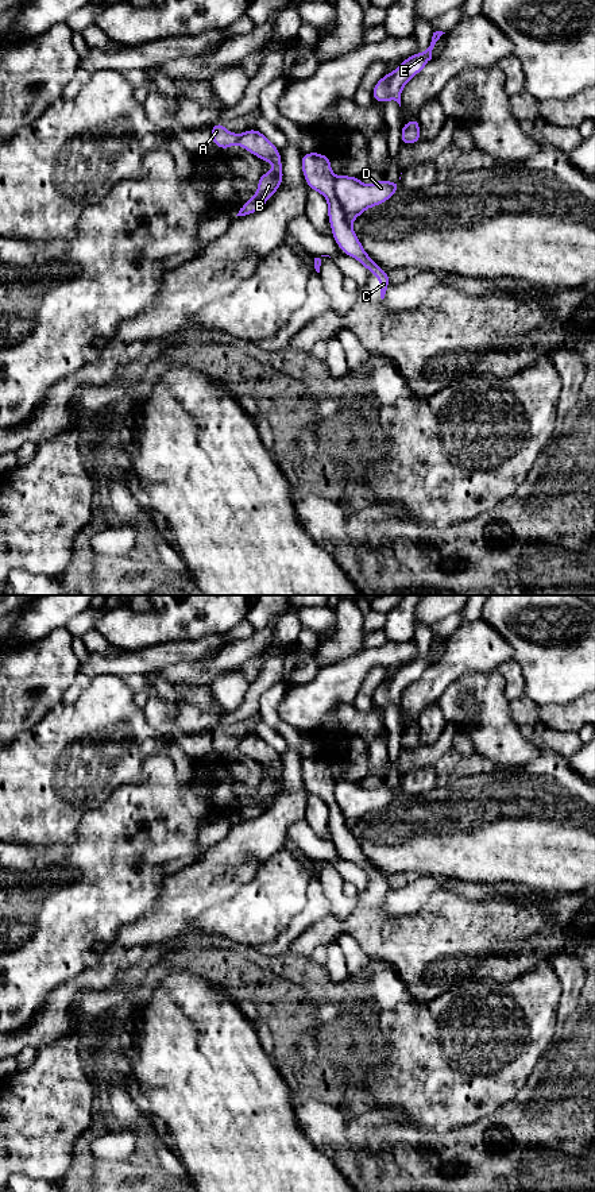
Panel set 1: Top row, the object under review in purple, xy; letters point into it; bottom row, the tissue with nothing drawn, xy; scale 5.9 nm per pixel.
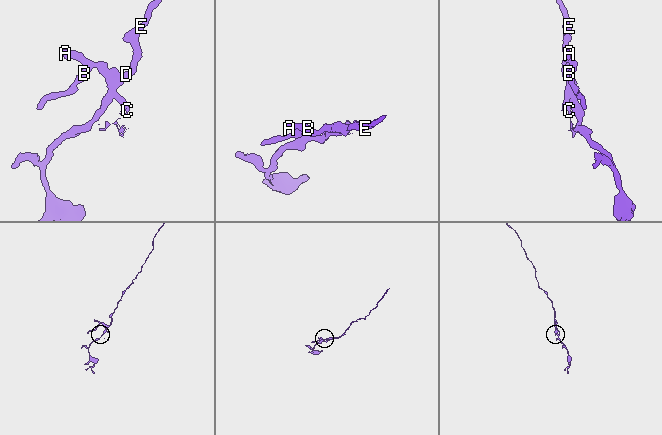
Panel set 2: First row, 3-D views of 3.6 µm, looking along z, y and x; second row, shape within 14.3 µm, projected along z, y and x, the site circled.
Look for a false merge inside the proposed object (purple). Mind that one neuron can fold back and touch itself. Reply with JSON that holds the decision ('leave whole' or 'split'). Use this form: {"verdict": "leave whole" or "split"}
{"verdict": "split"}

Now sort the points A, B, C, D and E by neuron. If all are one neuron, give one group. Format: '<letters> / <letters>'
A B C / D E

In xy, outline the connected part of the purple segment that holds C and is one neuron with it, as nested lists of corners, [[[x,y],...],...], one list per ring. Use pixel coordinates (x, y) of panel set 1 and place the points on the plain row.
[[[305,757],[301,764],[302,778],[308,791],[317,795],[328,805],[328,822],[332,841],[340,855],[359,865],[368,877],[374,877],[380,887],[380,903],[385,903],[391,886],[389,879],[378,871],[362,852],[352,830],[347,826],[345,817],[335,799],[335,779],[331,772],[331,763],[320,757]]]

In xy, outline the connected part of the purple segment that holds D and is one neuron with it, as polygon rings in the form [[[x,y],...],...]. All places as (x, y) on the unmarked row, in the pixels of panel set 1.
[[[339,780],[335,784],[335,799],[351,830],[366,814],[386,807],[398,794],[401,794],[399,784],[389,787],[382,783],[372,790],[363,788],[359,782],[351,780]]]

